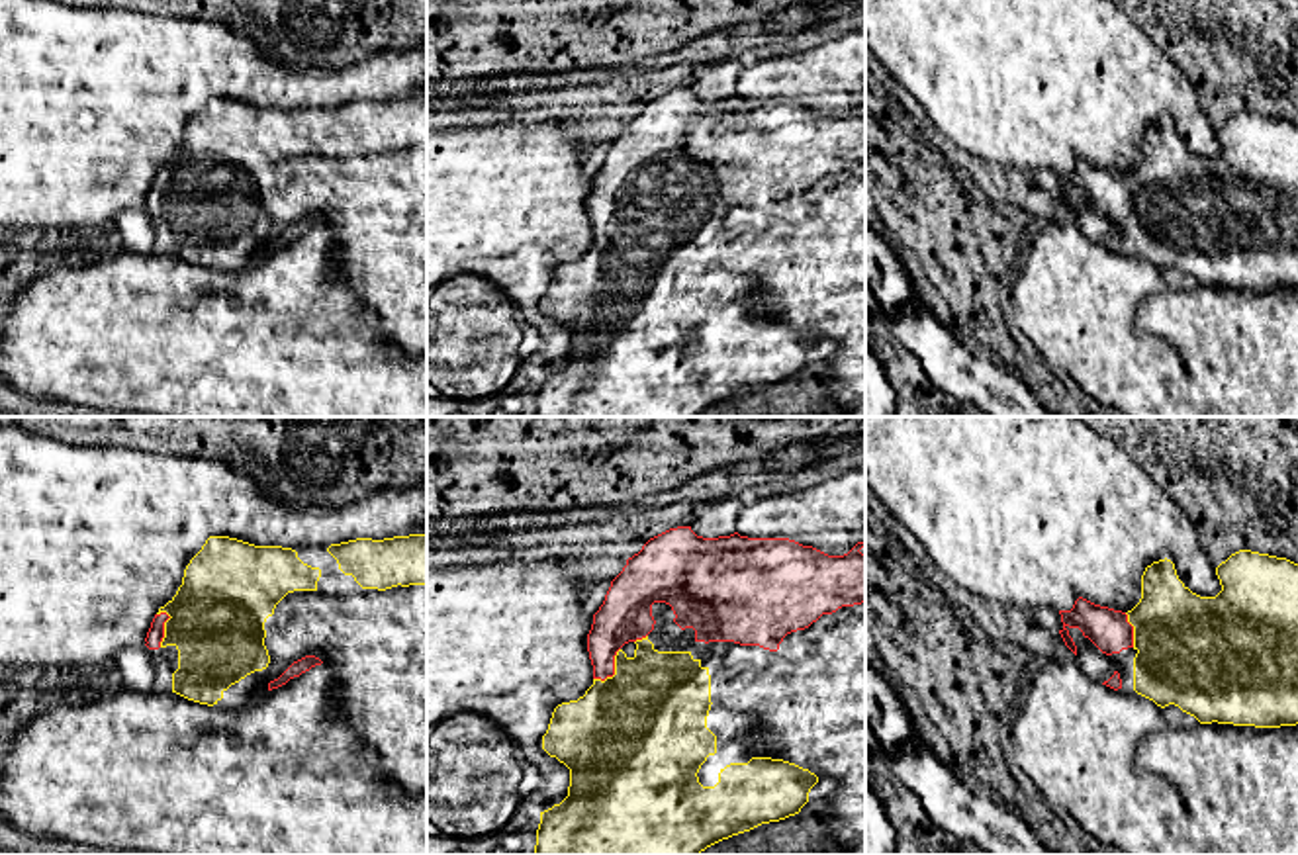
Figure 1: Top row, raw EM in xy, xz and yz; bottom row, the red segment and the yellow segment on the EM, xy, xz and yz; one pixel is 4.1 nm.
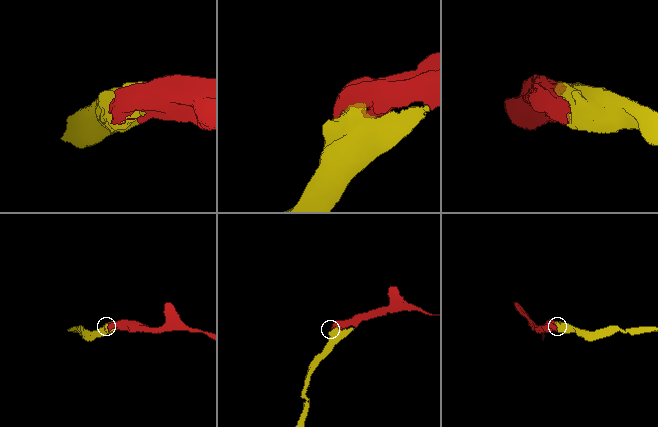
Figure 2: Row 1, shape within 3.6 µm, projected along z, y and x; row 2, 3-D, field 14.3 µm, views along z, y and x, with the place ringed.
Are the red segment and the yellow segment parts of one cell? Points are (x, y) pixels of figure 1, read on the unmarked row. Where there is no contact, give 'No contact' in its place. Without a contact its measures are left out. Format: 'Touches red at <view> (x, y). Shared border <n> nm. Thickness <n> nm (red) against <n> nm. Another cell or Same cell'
Touches red at xz (613, 233). Shared border 170 nm. Thickness 220 nm (red) against 480 nm. Same cell

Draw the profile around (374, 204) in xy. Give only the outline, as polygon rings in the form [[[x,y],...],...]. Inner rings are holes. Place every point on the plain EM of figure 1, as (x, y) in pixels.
[[[292,110],[303,125],[319,129],[321,139],[315,153],[288,155],[276,166],[274,182],[264,200],[270,225],[258,258],[268,254],[268,245],[278,241],[294,223],[305,217],[319,219],[321,227],[331,233],[335,272],[354,290],[366,309],[376,315],[380,337],[399,358],[427,356],[427,149],[362,151],[352,137],[345,137],[339,131],[327,110]]]

